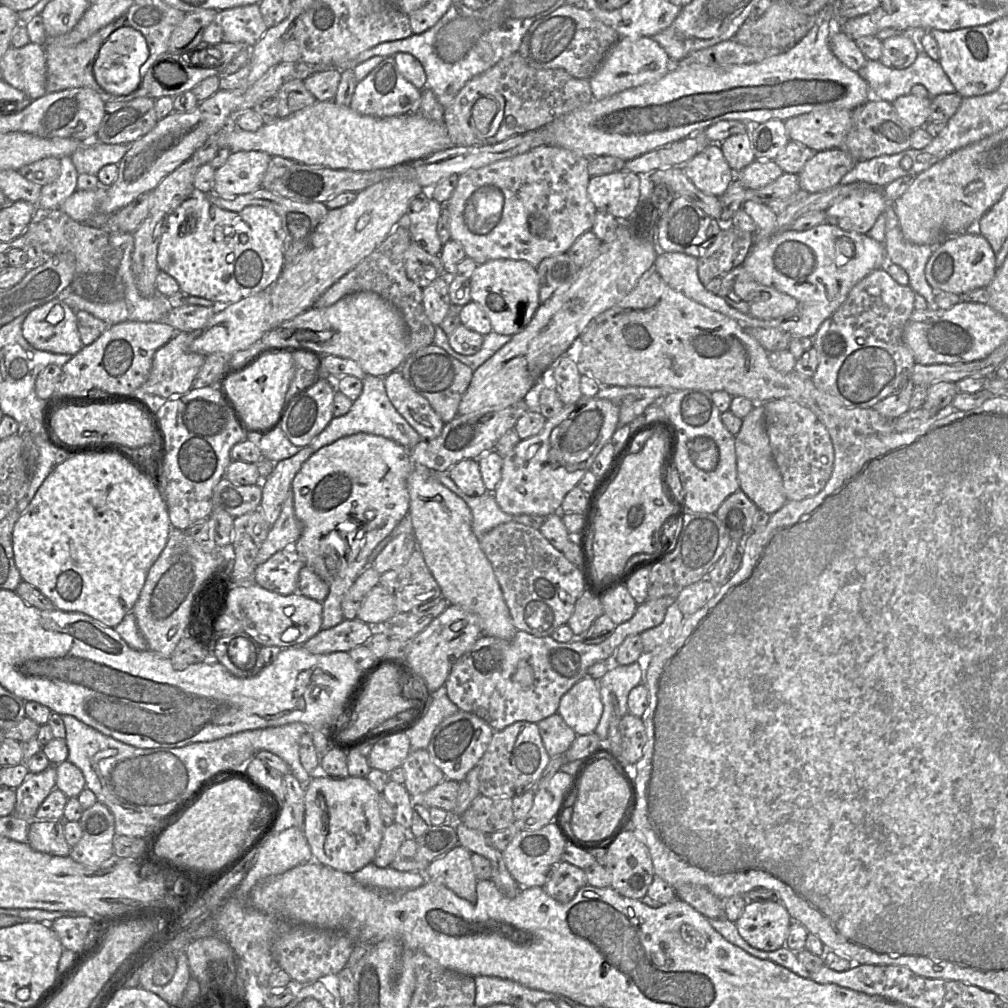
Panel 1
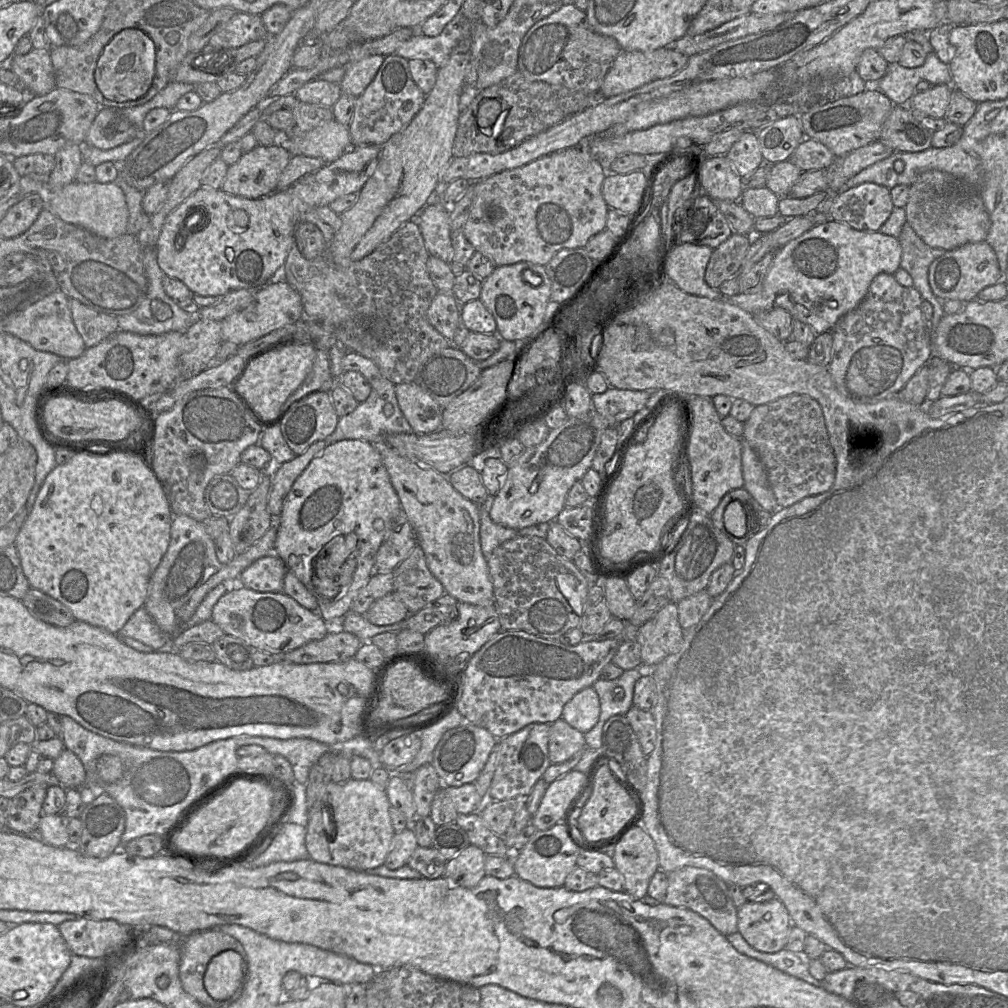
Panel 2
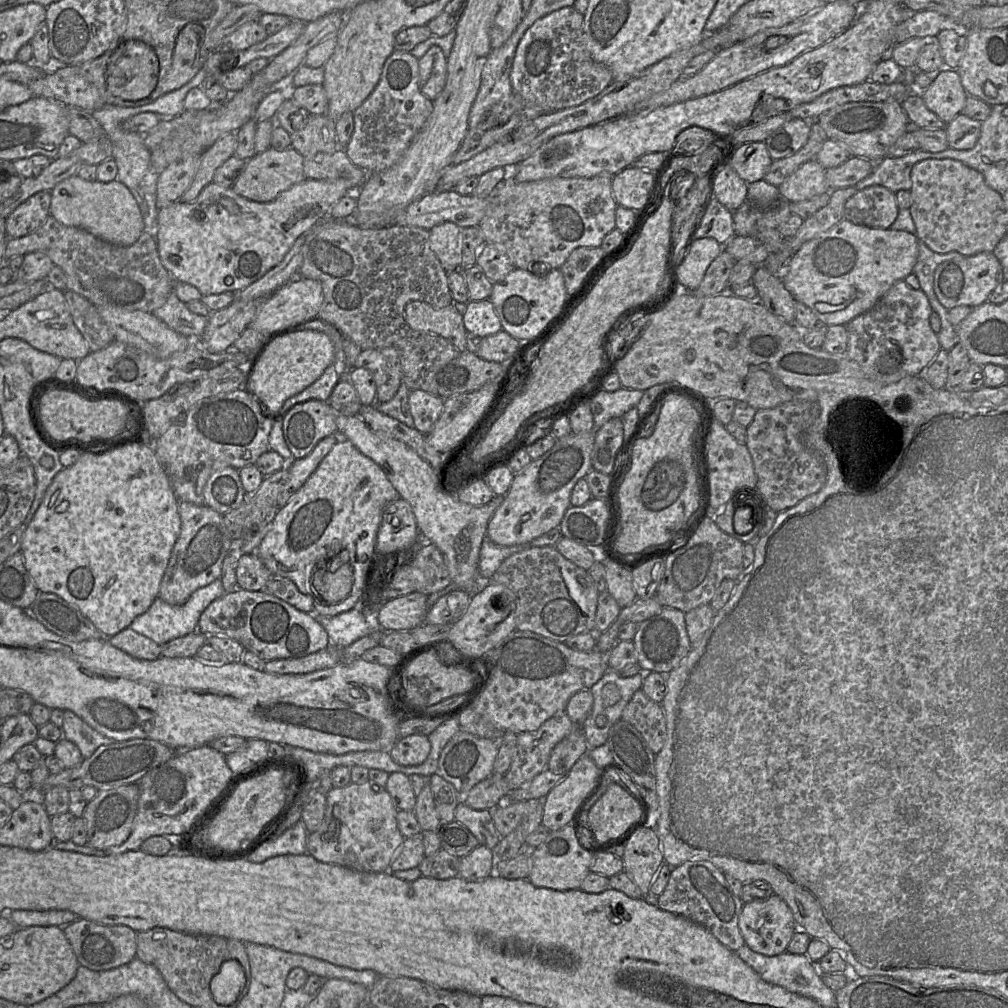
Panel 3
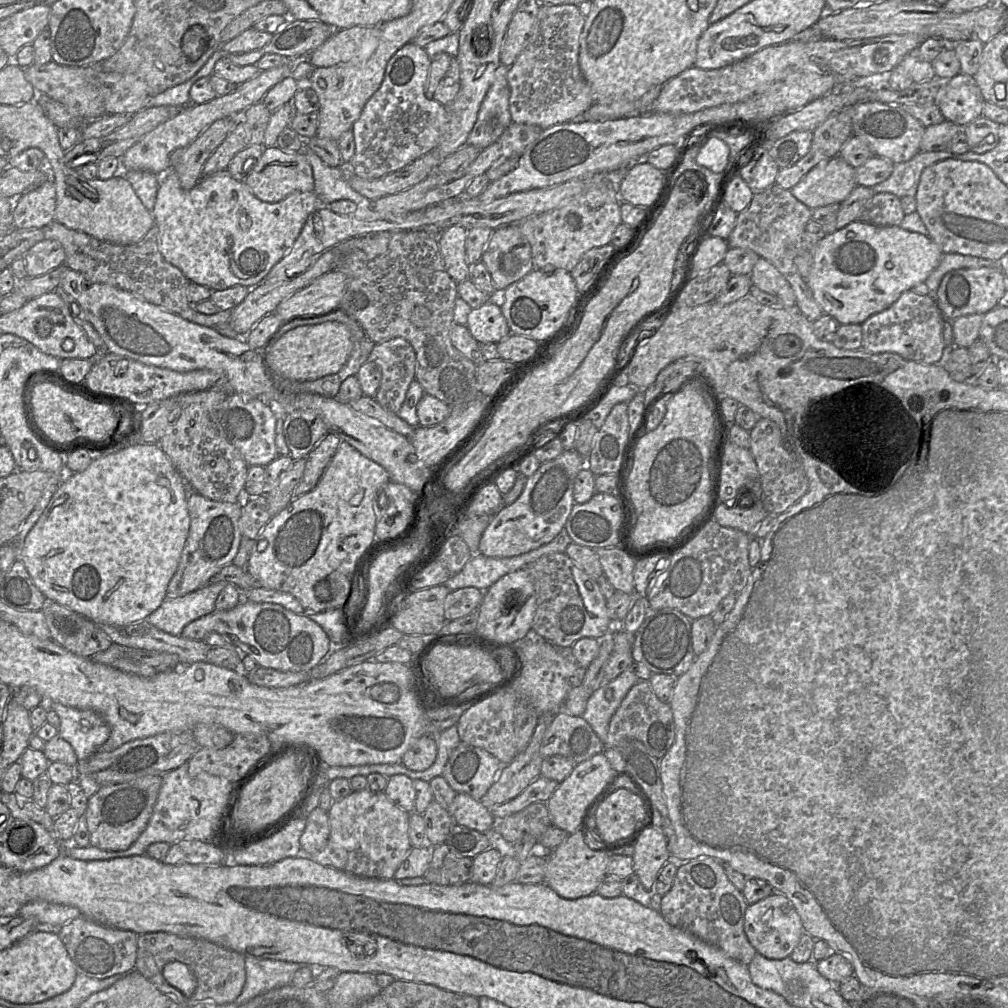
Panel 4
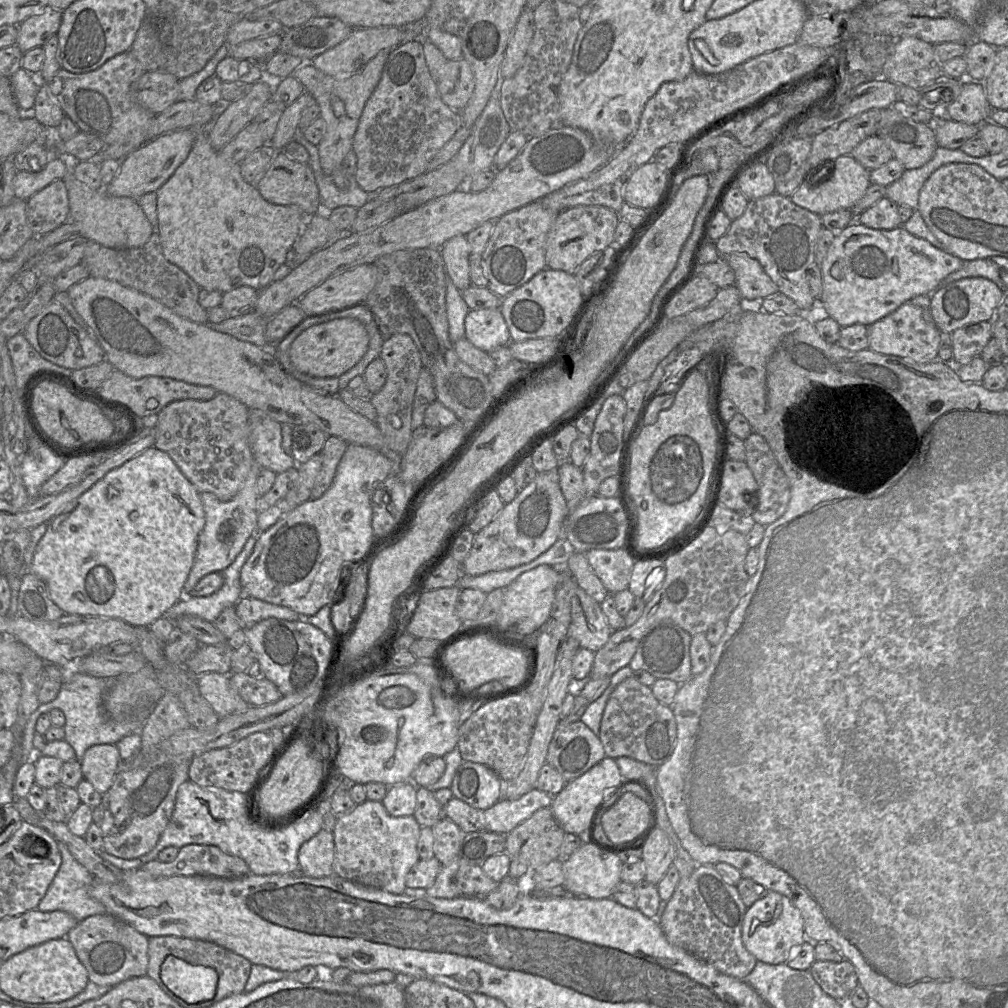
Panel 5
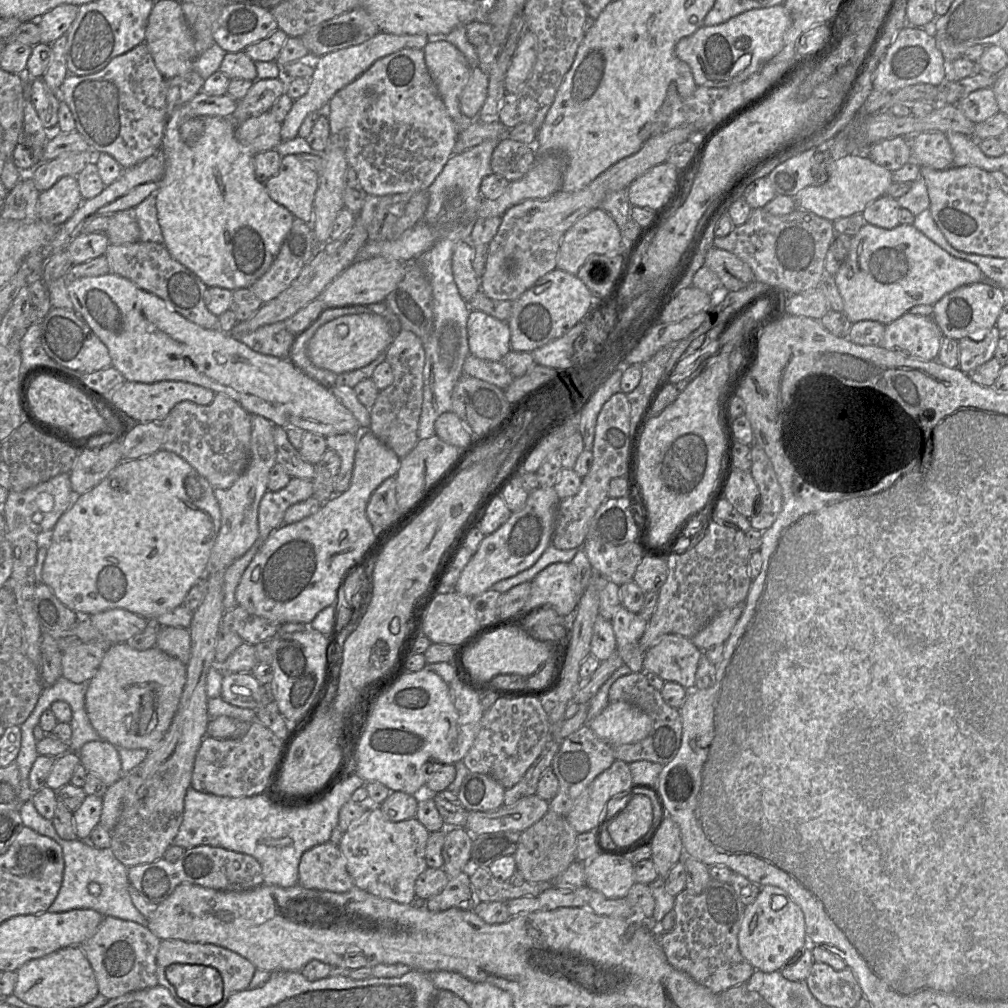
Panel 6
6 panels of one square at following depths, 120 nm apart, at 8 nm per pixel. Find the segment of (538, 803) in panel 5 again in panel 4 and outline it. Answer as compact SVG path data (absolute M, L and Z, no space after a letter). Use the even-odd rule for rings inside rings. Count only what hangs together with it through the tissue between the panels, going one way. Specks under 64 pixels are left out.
M539 776L517 797L492 807L490 812L498 821L525 809L533 803L547 803L559 784L554 780Z

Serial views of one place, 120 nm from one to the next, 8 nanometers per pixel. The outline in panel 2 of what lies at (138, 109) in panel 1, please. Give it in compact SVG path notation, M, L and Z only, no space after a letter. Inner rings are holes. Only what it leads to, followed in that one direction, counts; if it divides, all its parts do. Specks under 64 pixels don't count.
M100 107L89 128L85 143L99 149L112 149L137 137L137 127L117 109Z

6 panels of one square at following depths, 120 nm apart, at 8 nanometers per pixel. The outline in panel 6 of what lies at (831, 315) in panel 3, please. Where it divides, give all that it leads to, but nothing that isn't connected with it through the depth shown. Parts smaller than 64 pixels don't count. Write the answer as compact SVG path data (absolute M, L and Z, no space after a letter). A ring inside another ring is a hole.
M868 223L852 237L848 258L834 277L844 302L843 313L853 324L873 320L884 325L897 320L914 306L934 305L961 286L986 280L977 265L950 255L914 225L900 224L893 229L884 229Z

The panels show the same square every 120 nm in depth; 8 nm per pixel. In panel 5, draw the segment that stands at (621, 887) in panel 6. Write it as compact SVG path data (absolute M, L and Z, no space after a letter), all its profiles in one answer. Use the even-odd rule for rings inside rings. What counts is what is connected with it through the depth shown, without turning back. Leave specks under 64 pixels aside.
M586 840L569 857L558 860L562 860L564 874L562 888L567 894L591 899L611 898L616 887L621 882L622 862L618 855L602 851Z

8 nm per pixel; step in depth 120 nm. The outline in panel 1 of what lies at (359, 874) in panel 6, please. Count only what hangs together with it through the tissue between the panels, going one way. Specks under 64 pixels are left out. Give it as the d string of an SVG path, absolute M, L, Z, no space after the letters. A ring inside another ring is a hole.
M310 778L305 788L303 832L320 864L352 875L373 862L386 828L380 816L380 795L363 778Z

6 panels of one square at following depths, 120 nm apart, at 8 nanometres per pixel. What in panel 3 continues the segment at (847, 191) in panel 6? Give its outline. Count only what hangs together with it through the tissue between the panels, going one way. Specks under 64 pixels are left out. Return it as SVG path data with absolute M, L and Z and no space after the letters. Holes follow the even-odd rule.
M815 159L804 163L778 187L780 197L791 203L830 192L825 173L826 169Z

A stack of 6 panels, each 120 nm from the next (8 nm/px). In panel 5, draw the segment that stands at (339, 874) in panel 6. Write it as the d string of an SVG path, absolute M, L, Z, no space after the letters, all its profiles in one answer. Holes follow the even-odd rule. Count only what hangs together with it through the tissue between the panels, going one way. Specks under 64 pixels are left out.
M321 829L299 848L299 872L311 878L323 878L333 875L334 852L333 833Z

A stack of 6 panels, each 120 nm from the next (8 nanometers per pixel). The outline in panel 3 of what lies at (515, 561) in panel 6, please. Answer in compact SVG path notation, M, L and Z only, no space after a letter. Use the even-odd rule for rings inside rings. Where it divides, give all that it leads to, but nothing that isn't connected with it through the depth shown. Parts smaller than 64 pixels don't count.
M595 432L570 433L558 438L548 452L514 474L503 503L488 522L486 536L493 543L508 547L530 542L560 526L566 510L571 506L574 486L593 469L594 439Z

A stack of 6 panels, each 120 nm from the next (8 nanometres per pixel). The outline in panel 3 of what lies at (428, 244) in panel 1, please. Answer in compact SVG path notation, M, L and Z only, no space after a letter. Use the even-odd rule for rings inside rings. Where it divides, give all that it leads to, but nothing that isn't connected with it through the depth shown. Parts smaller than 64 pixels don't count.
M443 222L432 227L430 247L446 272L460 270L462 258L460 228L453 222Z

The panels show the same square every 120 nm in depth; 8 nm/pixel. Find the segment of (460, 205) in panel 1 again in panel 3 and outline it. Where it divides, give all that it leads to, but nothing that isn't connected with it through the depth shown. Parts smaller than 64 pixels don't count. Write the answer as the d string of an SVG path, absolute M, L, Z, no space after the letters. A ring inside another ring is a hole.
M508 175L501 180L488 195L489 204L488 210L486 211L485 216L479 223L479 228L483 232L486 242L493 242L497 244L501 244L505 251L513 263L515 268L520 269L528 269L529 271L533 271L531 265L534 263L546 263L551 268L559 269L567 260L571 252L577 247L599 247L601 246L603 238L613 230L615 226L615 211L617 207L617 203L612 194L611 188L611 180L612 175L597 175L594 177L554 177L548 178L538 181L529 181L529 182L517 182L512 177L508 177Z

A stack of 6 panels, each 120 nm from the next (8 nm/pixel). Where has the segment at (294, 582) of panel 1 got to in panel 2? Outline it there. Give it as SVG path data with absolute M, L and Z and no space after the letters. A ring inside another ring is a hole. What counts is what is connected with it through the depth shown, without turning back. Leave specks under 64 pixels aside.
M276 554L264 556L247 567L238 578L238 585L257 592L282 592L288 569Z

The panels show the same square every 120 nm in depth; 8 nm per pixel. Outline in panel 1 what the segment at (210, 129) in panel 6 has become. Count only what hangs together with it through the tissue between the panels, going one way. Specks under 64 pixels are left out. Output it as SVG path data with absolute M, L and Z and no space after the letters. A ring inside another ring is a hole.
M194 193L167 217L157 251L159 270L172 276L184 294L211 300L216 308L269 291L284 266L285 232L279 215L264 206L246 206L238 212L225 210L213 204L208 195Z

